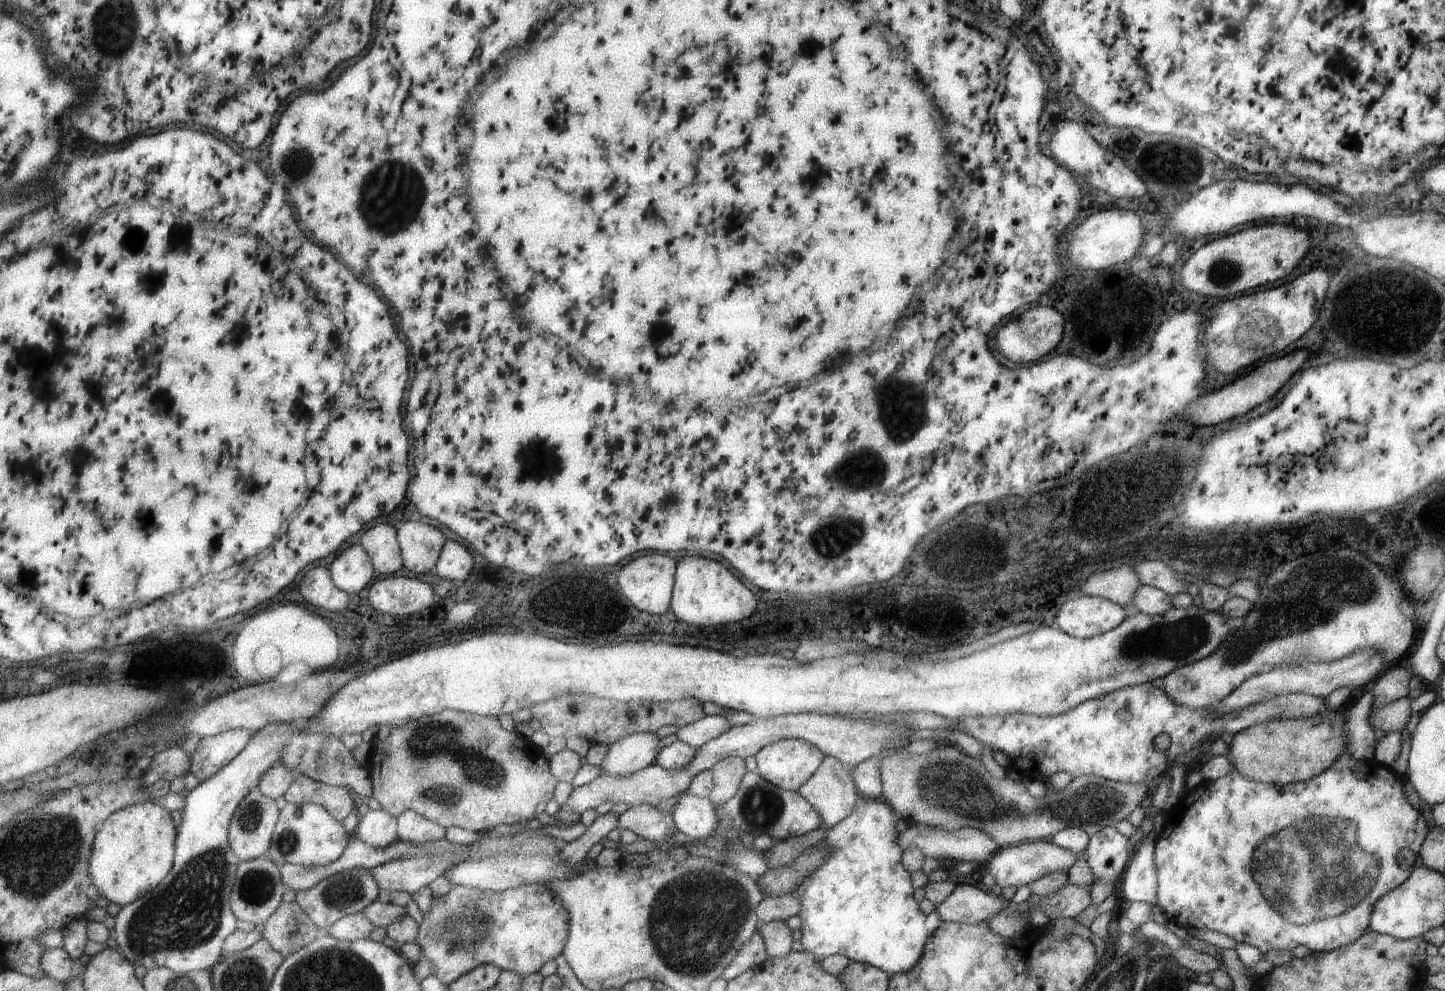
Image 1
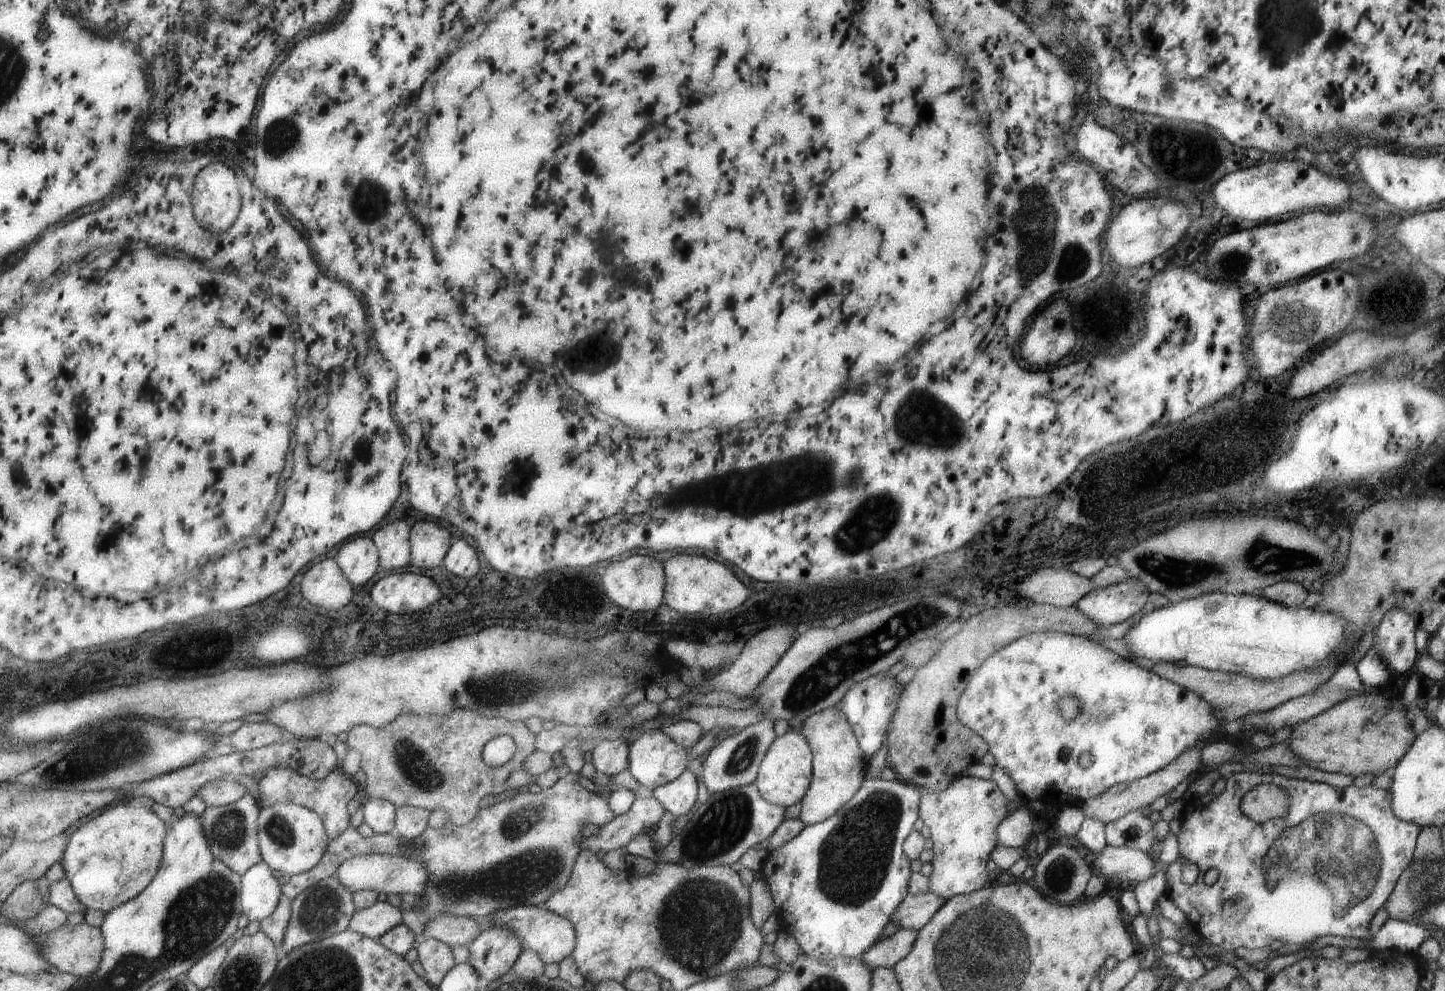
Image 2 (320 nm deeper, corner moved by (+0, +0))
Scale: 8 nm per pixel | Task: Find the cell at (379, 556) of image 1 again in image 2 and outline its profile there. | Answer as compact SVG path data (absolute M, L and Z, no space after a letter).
M403 520L383 524L372 535L372 541L380 550L380 565L383 569L395 570L405 566L410 558L410 526Z

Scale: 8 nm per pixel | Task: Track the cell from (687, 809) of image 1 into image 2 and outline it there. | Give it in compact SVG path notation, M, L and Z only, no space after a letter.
M685 769L675 780L654 788L651 794L667 813L678 817L695 804L697 780L689 769Z

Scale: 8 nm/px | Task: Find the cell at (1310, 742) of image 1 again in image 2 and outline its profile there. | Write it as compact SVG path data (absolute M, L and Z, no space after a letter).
M1377 693L1351 694L1318 715L1291 725L1293 730L1284 742L1300 758L1300 764L1326 773L1341 773L1353 778L1366 774L1386 774L1399 762L1416 737L1408 711L1401 694L1395 698Z

